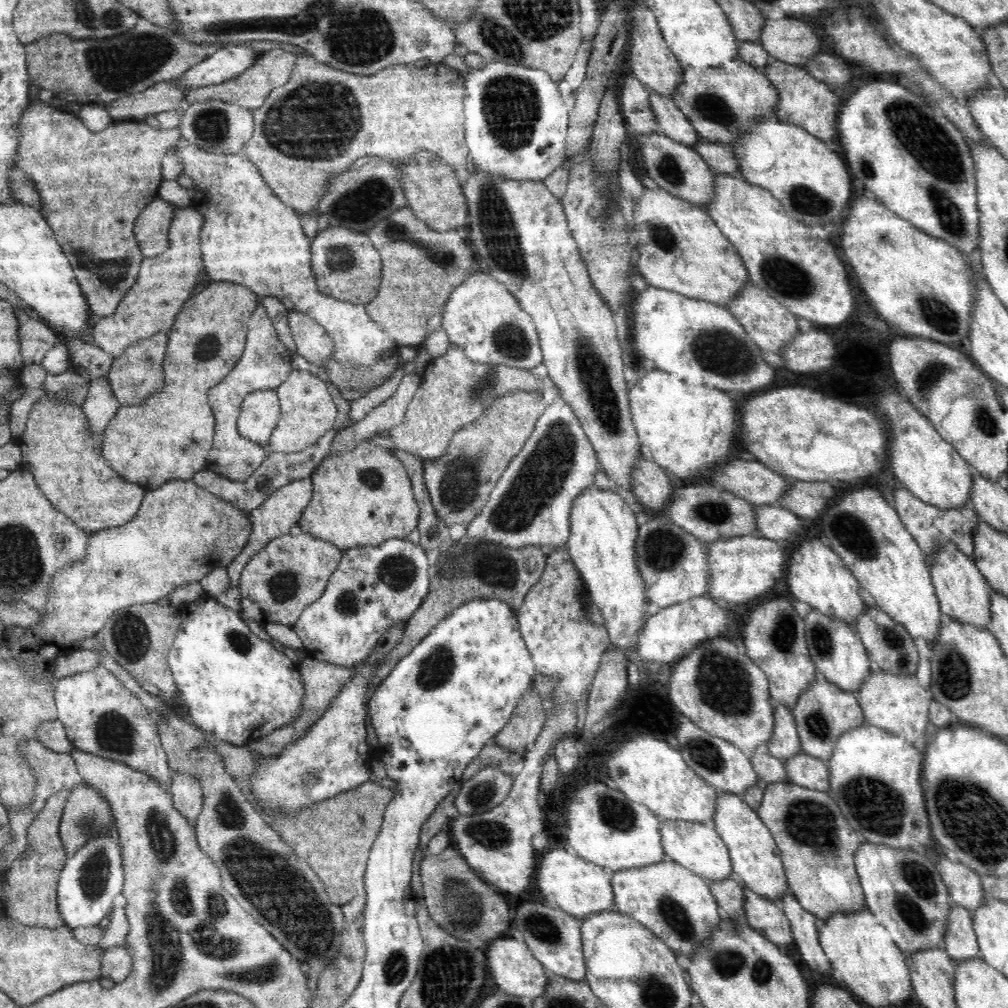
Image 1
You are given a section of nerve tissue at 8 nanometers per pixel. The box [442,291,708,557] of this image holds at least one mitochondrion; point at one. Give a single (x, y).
(542, 476)

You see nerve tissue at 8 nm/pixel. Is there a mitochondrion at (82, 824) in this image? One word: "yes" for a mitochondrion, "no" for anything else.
yes

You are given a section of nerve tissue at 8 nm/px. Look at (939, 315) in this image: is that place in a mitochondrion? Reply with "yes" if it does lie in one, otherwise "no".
yes

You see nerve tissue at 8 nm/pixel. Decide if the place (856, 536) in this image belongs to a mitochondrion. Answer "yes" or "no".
yes

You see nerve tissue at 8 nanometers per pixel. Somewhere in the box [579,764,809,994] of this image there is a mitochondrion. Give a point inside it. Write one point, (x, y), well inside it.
(728, 962)

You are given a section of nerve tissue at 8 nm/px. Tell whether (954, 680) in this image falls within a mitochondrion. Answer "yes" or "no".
yes

